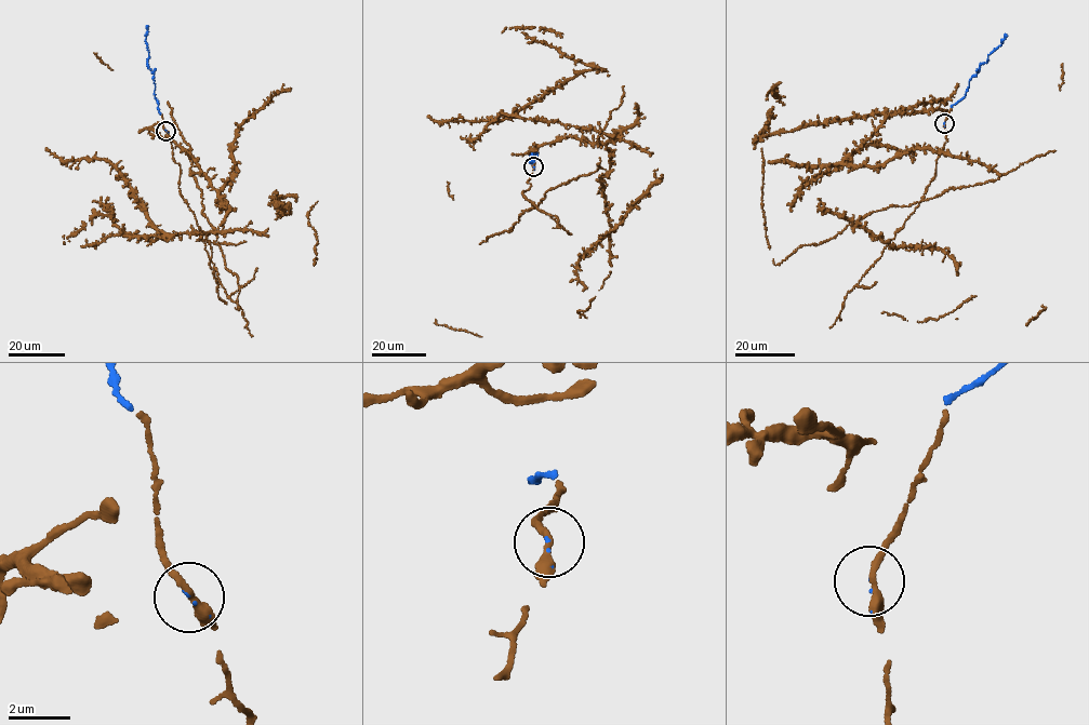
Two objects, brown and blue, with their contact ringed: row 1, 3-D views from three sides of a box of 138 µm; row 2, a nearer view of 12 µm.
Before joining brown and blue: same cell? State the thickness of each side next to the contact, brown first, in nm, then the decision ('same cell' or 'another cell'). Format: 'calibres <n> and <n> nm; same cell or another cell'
calibres 240 and 60 nm; same cell

